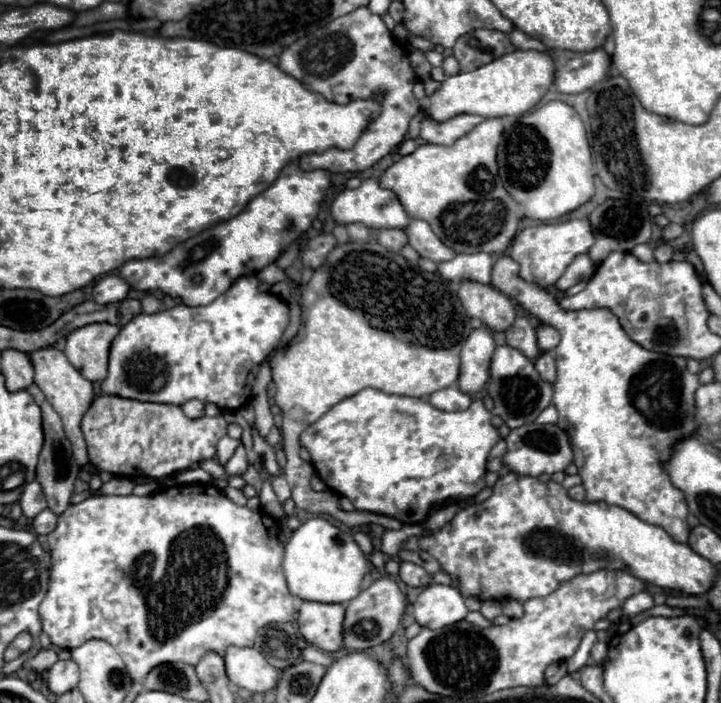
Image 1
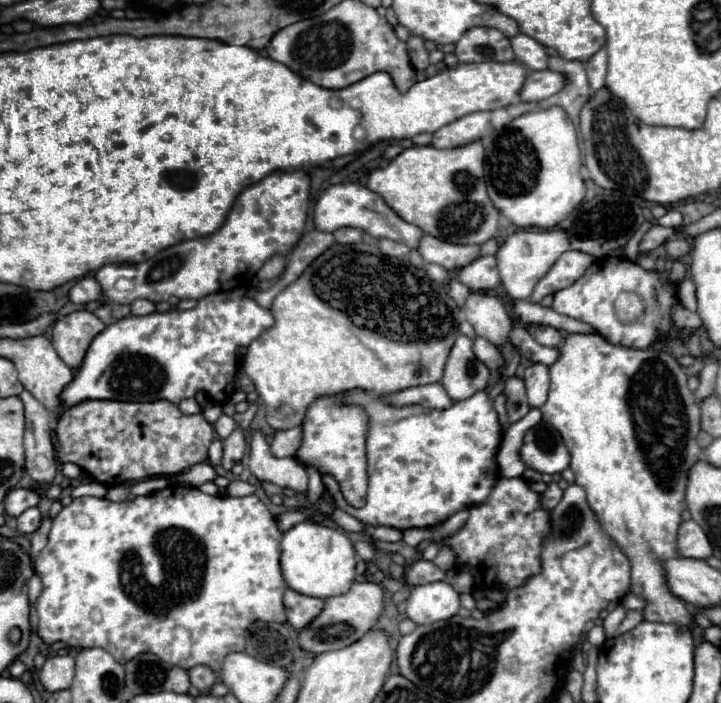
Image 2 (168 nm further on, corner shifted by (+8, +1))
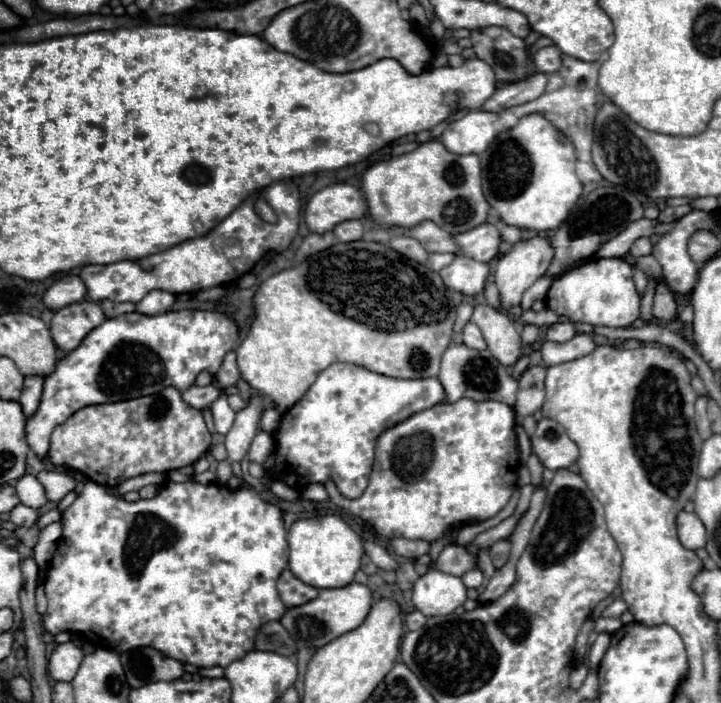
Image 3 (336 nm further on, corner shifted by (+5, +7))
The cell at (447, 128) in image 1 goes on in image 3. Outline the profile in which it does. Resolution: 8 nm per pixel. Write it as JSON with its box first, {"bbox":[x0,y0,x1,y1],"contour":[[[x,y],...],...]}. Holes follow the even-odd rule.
{"bbox":[442,110,502,154],"contour":[[[476,110],[450,122],[442,132],[442,144],[454,154],[482,154],[498,132],[502,132],[498,114]]]}

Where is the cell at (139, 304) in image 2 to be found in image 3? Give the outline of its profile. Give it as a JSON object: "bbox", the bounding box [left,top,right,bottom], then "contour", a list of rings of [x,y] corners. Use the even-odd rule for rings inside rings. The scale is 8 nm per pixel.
{"bbox":[136,290,176,316],"contour":[[[154,290],[148,292],[138,304],[136,304],[136,312],[146,314],[146,316],[156,316],[156,314],[164,314],[170,310],[170,306],[174,304],[176,296],[170,292],[162,292],[162,290]]]}

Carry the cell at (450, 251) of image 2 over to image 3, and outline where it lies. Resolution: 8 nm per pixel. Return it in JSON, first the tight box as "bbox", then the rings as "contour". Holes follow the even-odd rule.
{"bbox":[456,224,502,262],"contour":[[[480,224],[478,228],[472,228],[470,232],[462,232],[456,236],[460,252],[482,262],[490,262],[498,256],[502,236],[500,226],[496,224]]]}

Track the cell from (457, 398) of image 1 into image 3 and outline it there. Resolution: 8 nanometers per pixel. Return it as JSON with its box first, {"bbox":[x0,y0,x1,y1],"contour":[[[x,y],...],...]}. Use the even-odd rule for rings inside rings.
{"bbox":[270,364,444,498],"contour":[[[330,364],[318,374],[316,382],[306,390],[302,400],[298,400],[298,404],[294,404],[282,414],[280,424],[274,430],[276,458],[270,476],[272,480],[282,480],[284,484],[294,486],[296,490],[304,490],[308,484],[314,482],[324,484],[326,480],[332,480],[346,498],[358,498],[368,486],[378,436],[386,428],[392,428],[394,424],[410,418],[414,412],[432,408],[440,402],[444,402],[444,388],[436,378],[400,380],[370,372],[356,364]]]}

